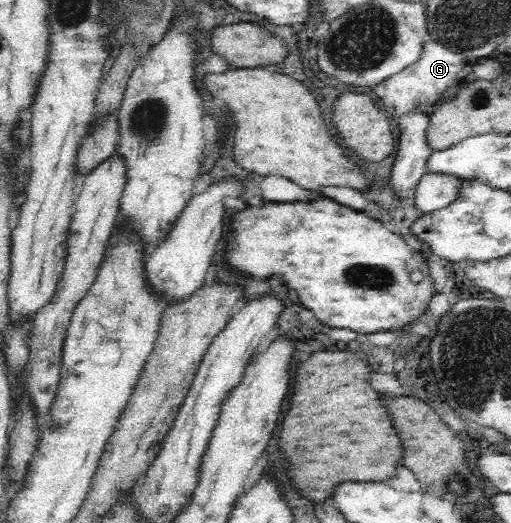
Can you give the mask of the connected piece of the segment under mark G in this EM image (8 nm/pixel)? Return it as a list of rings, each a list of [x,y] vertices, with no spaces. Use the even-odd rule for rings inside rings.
[[[429,40],[424,44],[422,56],[404,70],[388,76],[386,80],[372,86],[373,91],[382,100],[388,114],[401,115],[403,112],[419,109],[431,113],[439,104],[450,100],[459,86],[472,82],[476,75],[472,72],[475,60],[463,54],[452,52],[439,42]]]

